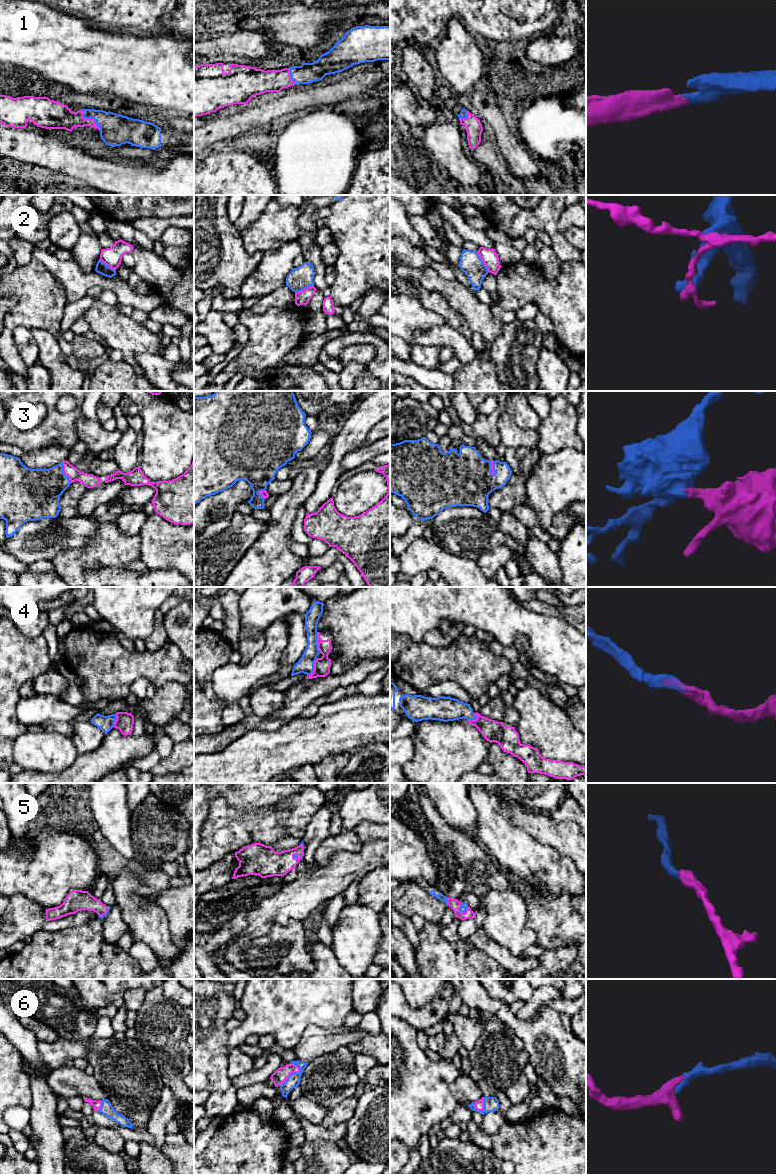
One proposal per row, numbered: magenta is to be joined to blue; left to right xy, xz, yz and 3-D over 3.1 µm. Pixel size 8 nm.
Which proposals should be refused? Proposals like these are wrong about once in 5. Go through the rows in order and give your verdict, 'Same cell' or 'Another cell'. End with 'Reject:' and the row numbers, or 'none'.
1: Same cell
2: Another cell
3: Same cell
4: Same cell
5: Same cell
6: Same cell
Reject: 2

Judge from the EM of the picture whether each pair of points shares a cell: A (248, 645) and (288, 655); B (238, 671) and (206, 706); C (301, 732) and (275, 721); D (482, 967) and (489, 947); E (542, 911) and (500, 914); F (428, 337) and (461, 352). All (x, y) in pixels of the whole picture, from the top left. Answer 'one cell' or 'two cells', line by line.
A: two cells
B: two cells
C: two cells
D: two cells
E: two cells
F: one cell

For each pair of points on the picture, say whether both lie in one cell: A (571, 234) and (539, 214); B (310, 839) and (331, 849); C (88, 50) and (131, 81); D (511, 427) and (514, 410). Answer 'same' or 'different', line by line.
A: different
B: different
C: same
D: different

